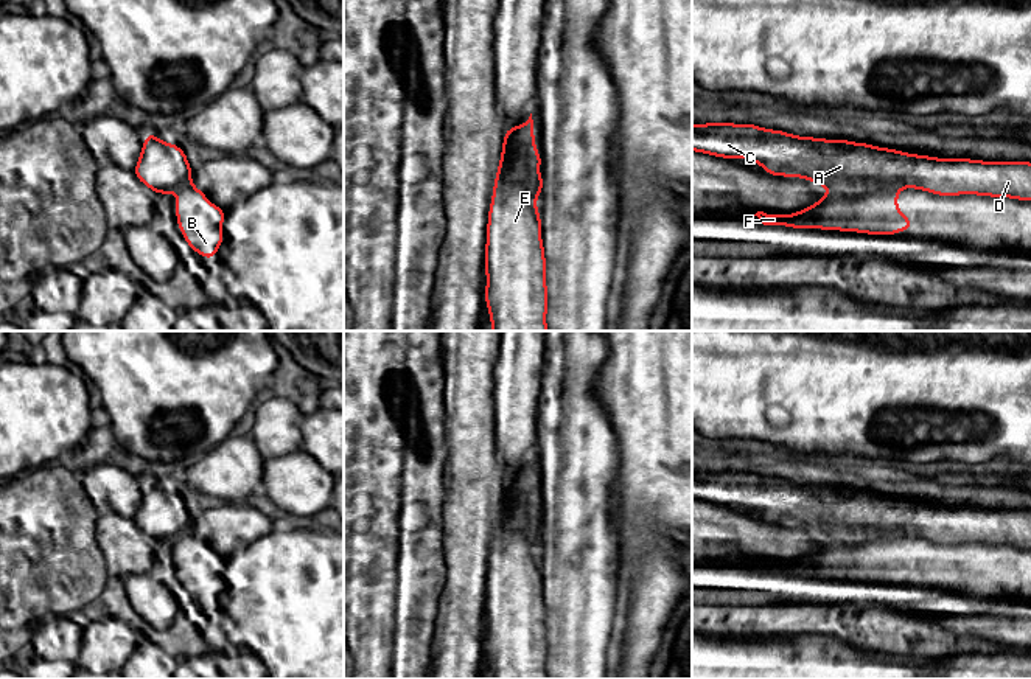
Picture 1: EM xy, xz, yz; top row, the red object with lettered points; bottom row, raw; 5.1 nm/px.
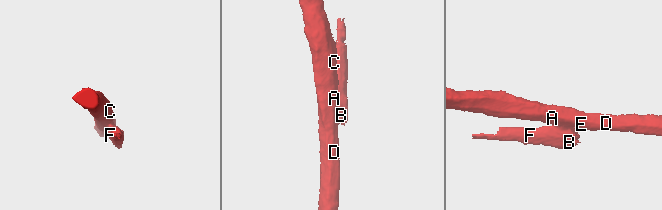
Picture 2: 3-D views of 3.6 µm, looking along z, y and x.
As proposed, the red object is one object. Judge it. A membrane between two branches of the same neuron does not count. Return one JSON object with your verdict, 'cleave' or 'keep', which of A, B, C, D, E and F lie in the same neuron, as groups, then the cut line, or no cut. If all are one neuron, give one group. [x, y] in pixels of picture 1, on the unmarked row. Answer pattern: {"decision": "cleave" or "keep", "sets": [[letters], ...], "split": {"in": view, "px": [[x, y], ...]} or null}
{"decision": "cleave", "sets": [["A", "C", "D", "E"], ["B", "F"]], "split": {"in": "yz", "px": [[901, 533], [837, 536]]}}

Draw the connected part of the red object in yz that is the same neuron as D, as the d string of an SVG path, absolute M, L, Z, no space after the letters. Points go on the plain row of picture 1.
M728 469L692 474L692 499L723 507L746 507L760 511L770 524L809 527L832 536L865 536L900 533L925 538L939 544L978 542L1031 548L1031 511L981 510L969 507L935 507L843 486L823 488L796 485L782 479L762 477L756 472L731 472Z

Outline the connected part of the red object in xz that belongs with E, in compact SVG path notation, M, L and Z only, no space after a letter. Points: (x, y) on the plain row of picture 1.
M532 461L524 472L505 477L502 502L488 559L485 594L485 653L491 679L547 679L546 606L541 590L541 567L530 539L535 499Z

